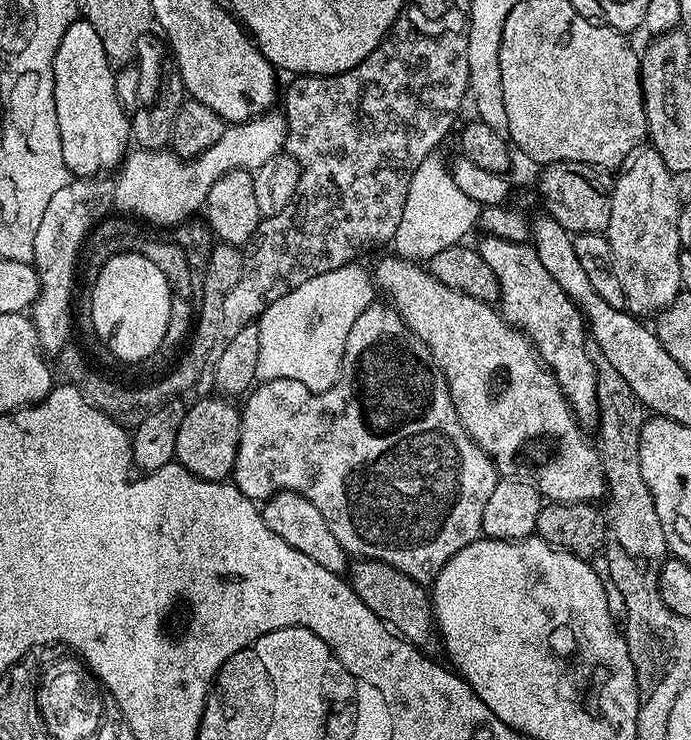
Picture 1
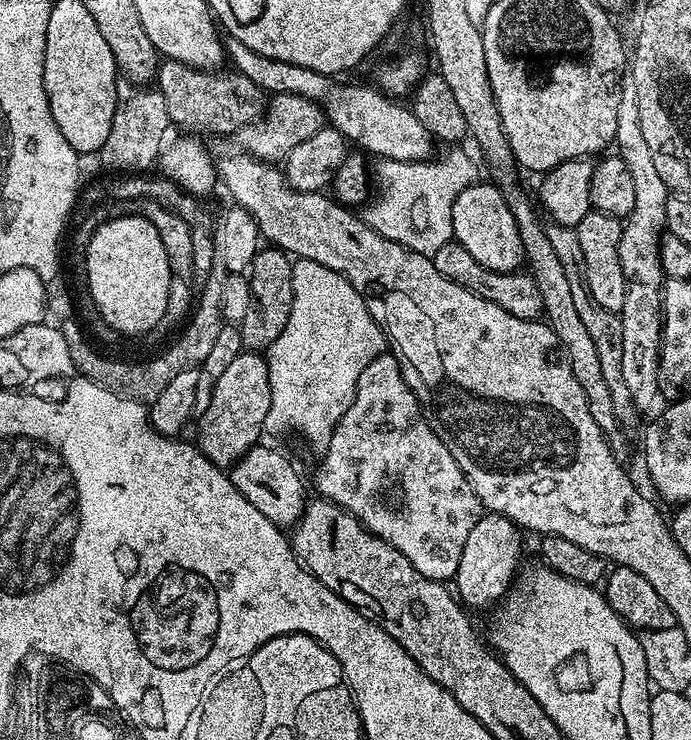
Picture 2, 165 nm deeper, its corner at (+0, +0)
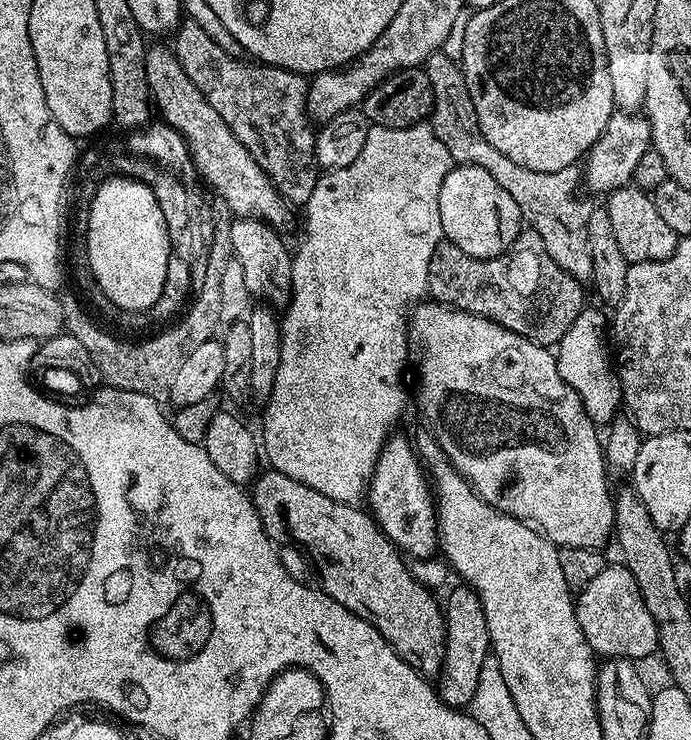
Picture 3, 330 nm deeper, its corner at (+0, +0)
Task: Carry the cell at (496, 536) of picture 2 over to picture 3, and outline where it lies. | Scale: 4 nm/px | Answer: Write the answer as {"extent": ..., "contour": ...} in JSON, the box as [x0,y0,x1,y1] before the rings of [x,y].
{"extent":[438,586,490,710],"contour":[[[459,586],[448,596],[443,605],[444,614],[444,681],[438,684],[441,700],[451,708],[464,710],[469,707],[478,690],[478,674],[482,674],[482,662],[490,654],[490,630],[486,630],[486,618],[477,592],[467,586]]]}

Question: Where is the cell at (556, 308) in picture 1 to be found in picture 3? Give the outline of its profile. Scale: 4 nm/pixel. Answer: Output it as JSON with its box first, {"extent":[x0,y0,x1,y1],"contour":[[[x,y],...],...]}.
{"extent":[438,164,522,260],"contour":[[[456,164],[452,167],[442,182],[442,190],[438,190],[438,214],[444,239],[458,246],[462,254],[483,260],[501,256],[522,231],[518,202],[482,166]]]}

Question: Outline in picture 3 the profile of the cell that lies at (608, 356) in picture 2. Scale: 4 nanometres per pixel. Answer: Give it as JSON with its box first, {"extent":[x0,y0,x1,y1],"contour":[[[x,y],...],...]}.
{"extent":[422,51,594,282],"contour":[[[442,51],[434,53],[425,60],[422,69],[429,76],[433,92],[433,106],[430,123],[438,142],[450,150],[456,164],[482,166],[518,202],[520,219],[531,231],[542,234],[542,243],[550,253],[550,258],[566,270],[574,279],[581,282],[591,281],[594,274],[594,262],[590,258],[588,241],[588,223],[594,207],[593,201],[580,200],[576,191],[582,188],[582,172],[579,167],[563,168],[557,172],[539,172],[526,170],[518,162],[506,158],[506,154],[494,150],[486,142],[486,134],[478,126],[478,114],[474,114],[474,102],[470,102],[470,90],[466,90],[466,78],[459,63],[451,60]]]}

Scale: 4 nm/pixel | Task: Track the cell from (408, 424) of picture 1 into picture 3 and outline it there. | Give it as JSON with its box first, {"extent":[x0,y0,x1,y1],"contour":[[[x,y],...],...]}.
{"extent":[367,435,438,560],"contour":[[[389,435],[380,451],[376,469],[368,480],[367,507],[373,520],[379,524],[388,539],[401,553],[418,560],[435,557],[438,552],[438,529],[436,527],[436,502],[434,488],[411,439]]]}

